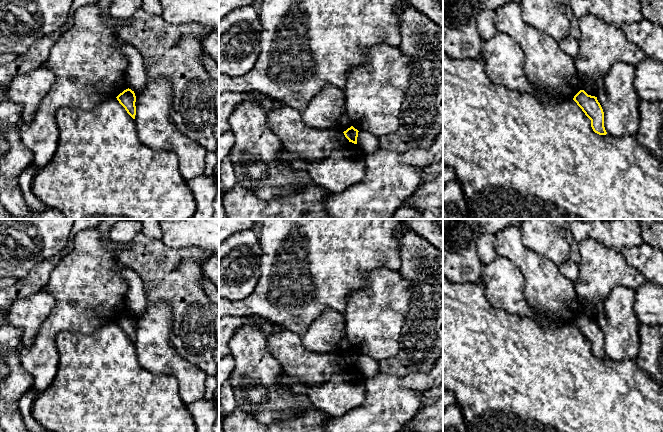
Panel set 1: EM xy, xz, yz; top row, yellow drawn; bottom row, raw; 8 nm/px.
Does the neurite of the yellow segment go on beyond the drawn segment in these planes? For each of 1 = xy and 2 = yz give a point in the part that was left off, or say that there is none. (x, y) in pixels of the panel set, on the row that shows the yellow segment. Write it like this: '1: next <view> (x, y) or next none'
1: next none
2: next none

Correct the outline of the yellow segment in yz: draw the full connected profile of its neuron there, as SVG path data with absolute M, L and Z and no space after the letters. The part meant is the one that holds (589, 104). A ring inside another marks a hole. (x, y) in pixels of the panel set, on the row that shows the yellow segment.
M580 90L573 98L585 115L591 120L593 131L599 135L606 135L604 127L604 112L597 100L597 97L588 95L584 90Z

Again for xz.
M351 126L343 133L344 133L345 137L349 140L349 142L357 144L358 132L359 131L357 129L355 129L353 126Z

